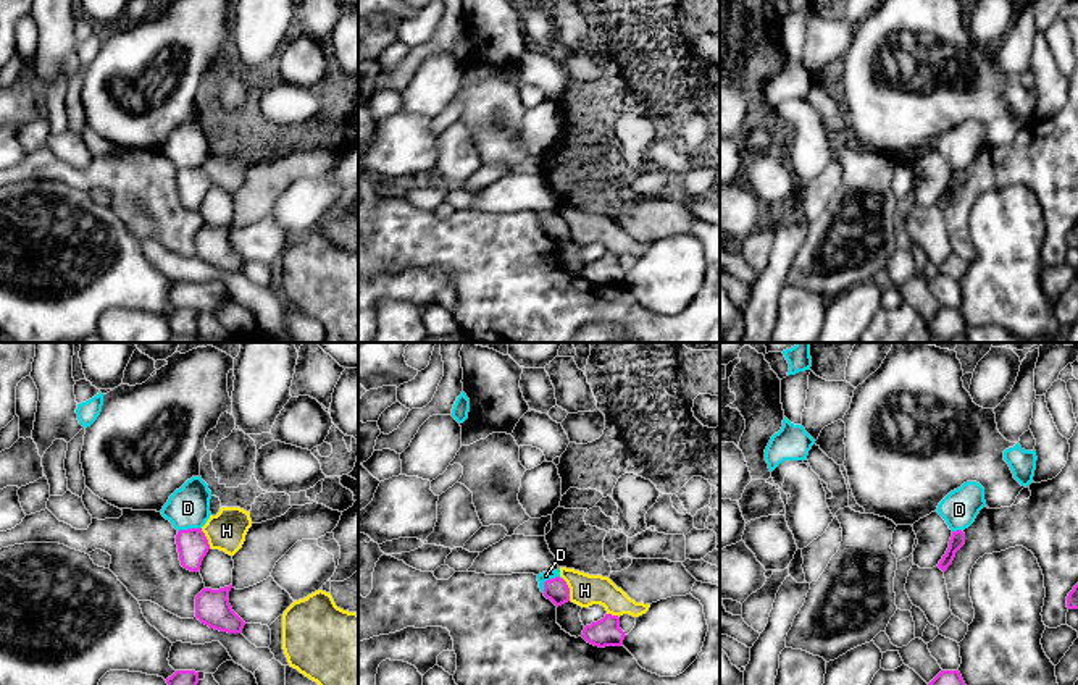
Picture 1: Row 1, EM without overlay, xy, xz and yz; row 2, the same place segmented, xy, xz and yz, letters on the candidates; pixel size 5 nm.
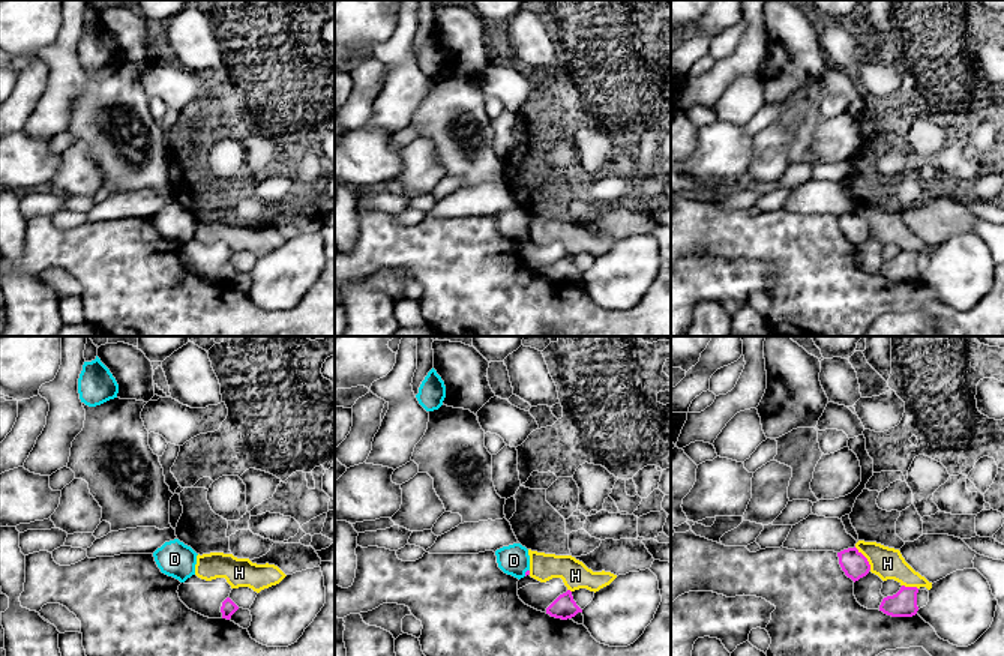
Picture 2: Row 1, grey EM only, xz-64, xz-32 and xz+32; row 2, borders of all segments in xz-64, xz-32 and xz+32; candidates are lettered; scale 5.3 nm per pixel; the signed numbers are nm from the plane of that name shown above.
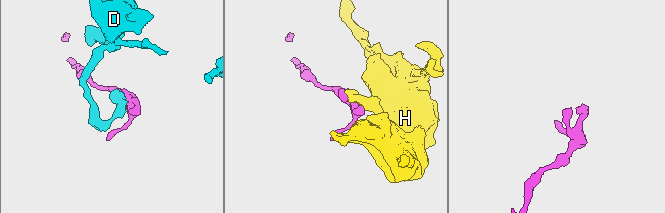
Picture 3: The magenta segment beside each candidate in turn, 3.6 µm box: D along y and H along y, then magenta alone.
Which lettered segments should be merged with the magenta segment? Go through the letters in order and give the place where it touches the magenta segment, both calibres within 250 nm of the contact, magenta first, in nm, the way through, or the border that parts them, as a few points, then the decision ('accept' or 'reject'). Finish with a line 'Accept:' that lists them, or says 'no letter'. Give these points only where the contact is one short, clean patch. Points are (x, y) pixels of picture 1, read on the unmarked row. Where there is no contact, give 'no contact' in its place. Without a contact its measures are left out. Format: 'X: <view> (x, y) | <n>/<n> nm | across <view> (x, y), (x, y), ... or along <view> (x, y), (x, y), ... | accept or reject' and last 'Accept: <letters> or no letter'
D: xz (547, 218) | 120/50 nm | along xz (560, 215), (546, 218), (543, 230) | reject
H: xz (568, 226) | 120/160 nm | reject
Accept: no letter

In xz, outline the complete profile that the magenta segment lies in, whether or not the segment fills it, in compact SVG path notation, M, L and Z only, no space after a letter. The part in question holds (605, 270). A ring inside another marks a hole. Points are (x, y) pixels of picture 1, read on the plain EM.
M605 252L604 257L586 263L581 275L594 284L605 286L621 284L626 273L620 267L620 255Z

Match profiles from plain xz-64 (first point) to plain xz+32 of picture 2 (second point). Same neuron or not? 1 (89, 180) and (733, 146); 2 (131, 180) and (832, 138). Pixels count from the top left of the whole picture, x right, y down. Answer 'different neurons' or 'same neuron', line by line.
1: different neurons
2: different neurons

